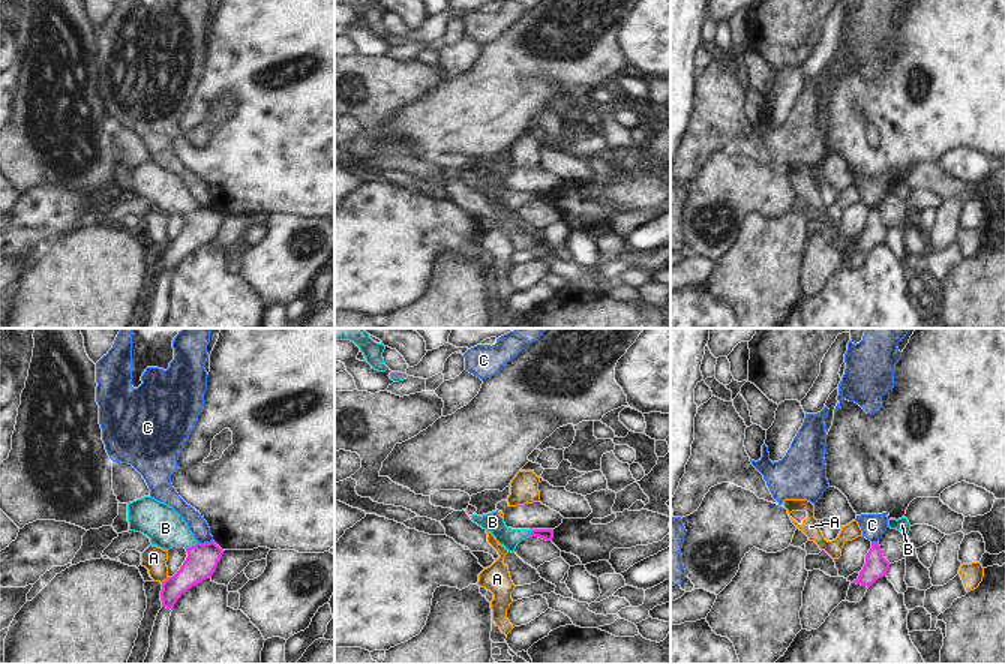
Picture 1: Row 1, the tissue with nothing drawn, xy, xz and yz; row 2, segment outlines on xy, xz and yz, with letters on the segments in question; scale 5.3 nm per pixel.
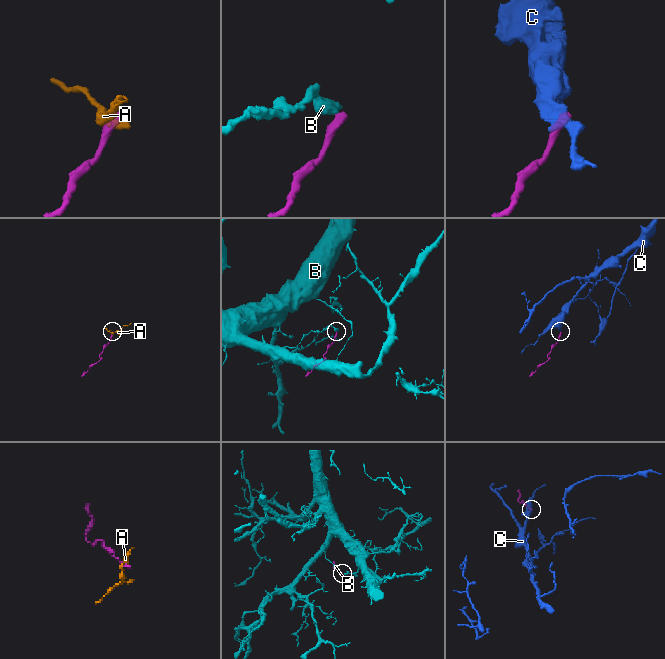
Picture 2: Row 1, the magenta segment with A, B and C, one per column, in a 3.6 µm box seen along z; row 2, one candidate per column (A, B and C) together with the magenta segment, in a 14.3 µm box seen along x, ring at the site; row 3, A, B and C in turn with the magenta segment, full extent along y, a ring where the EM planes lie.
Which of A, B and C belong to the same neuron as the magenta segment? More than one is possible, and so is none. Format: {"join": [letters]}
{"join": ["B"]}

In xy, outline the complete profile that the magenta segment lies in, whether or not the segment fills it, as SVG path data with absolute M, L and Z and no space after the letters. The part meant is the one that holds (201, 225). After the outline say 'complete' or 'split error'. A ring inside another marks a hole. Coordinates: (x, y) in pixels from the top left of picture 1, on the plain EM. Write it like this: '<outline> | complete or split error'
M152 160L128 168L128 186L129 195L147 199L152 210L164 214L184 211L188 216L180 234L162 246L162 271L171 274L184 256L213 240L225 216L214 205L198 207L183 181L172 171Z | split error

